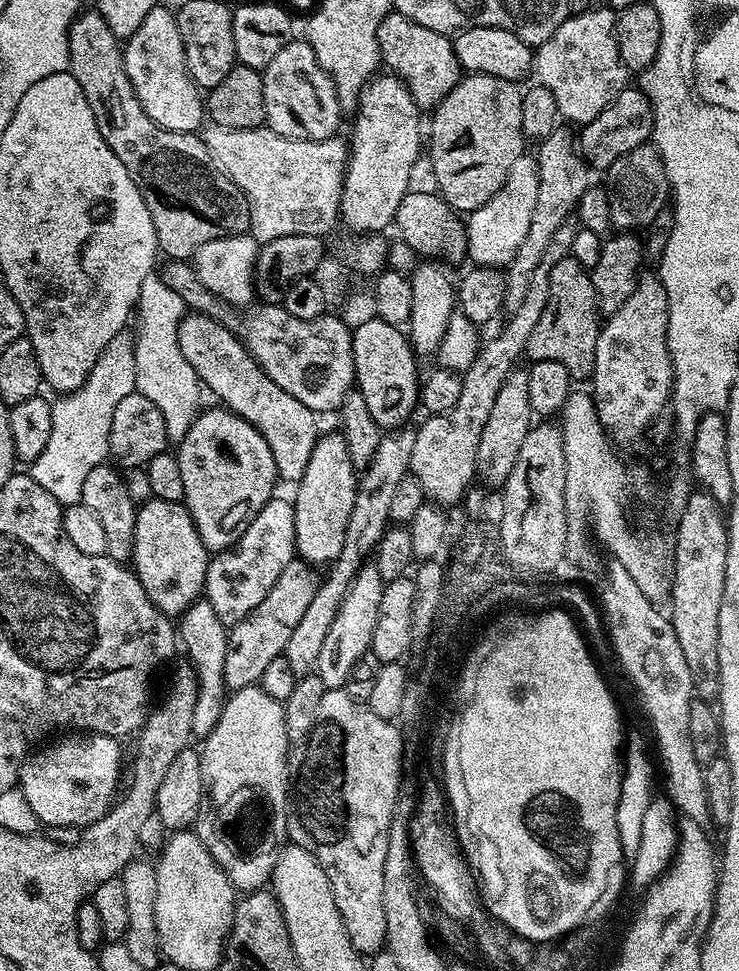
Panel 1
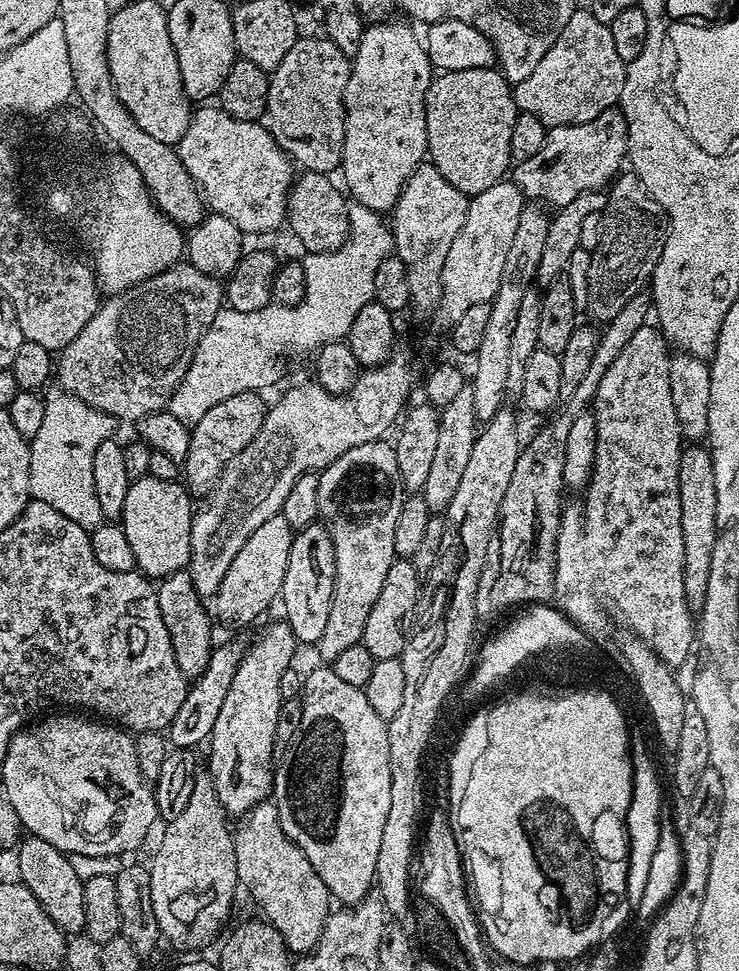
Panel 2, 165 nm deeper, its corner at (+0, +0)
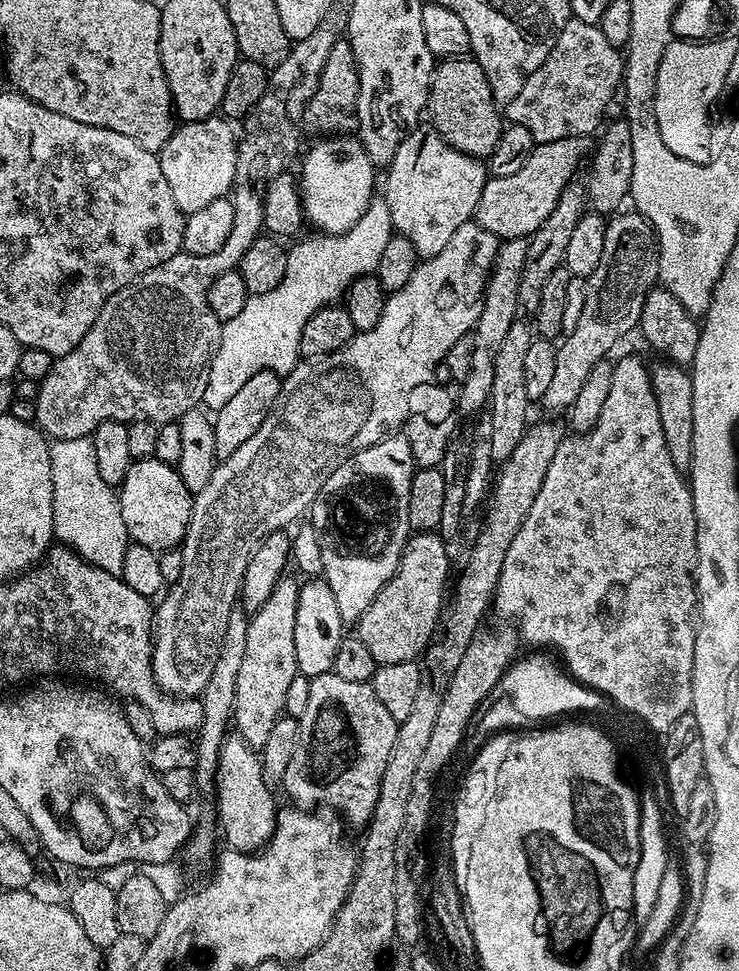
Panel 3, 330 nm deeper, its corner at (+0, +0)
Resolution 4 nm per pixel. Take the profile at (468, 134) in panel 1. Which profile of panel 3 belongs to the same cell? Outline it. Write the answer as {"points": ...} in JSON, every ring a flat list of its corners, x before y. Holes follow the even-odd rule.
{"points":[[471,58,442,60,433,67,426,112,432,115,431,127,438,130,440,137,467,156,487,158,502,131,502,112,490,94,490,82,482,74,482,66]]}

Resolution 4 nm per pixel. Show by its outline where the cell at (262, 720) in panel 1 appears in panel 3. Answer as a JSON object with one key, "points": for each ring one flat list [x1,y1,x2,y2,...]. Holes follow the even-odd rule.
{"points":[[284,575,274,586,266,604,251,613,246,630,246,654,238,670,238,690,232,707,235,735,254,749,266,742,274,722,284,711,286,690,297,674,294,654,294,614,298,606,300,584]]}

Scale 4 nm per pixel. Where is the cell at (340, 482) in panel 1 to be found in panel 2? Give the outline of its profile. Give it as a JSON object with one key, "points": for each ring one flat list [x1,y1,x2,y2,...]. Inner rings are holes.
{"points":[[317,522,299,529,292,537,290,562,286,578,282,578,282,590,279,599,284,600,283,619,290,626,292,637,301,645,319,645,326,622,330,618,330,606,336,581,336,563,334,562,334,542,327,527]]}

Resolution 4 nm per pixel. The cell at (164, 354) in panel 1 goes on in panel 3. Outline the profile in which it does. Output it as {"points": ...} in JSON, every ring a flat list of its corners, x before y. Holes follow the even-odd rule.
{"points":[[373,195,372,200,366,206,362,218,354,226,350,226,348,232,335,234,318,234,314,240,304,240,293,248,287,249,286,274,282,274,282,282,274,286,274,290,266,294,249,296,246,306,242,306,241,312,235,318,223,321,220,330,220,345,216,347,212,355,212,365,208,368,208,381,204,391,203,407,215,410,226,406,254,374,262,370,270,370,287,374,296,369,301,359,300,343,302,342,302,330,310,318,319,308,327,308,329,304,335,304,345,299,348,287,360,276,371,276,376,271,378,261,386,250,386,245,394,235,393,220,390,218,390,210,383,195]]}

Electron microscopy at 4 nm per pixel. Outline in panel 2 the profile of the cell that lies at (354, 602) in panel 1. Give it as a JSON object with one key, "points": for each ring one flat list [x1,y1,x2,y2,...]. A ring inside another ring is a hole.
{"points":[[381,438,374,442,366,442,362,446,354,446,346,450,334,463,319,473,318,506,320,516,326,521,330,538,334,542,334,562,336,563,336,581,330,606,330,618,326,622,326,631,318,645,321,661,331,662,345,650,361,643,366,630,366,617,370,614,378,593,382,590,382,582,390,566,398,559,394,550,394,530,397,529,398,514,402,514,402,506,406,499,402,474,398,474,398,458,395,447]]}

